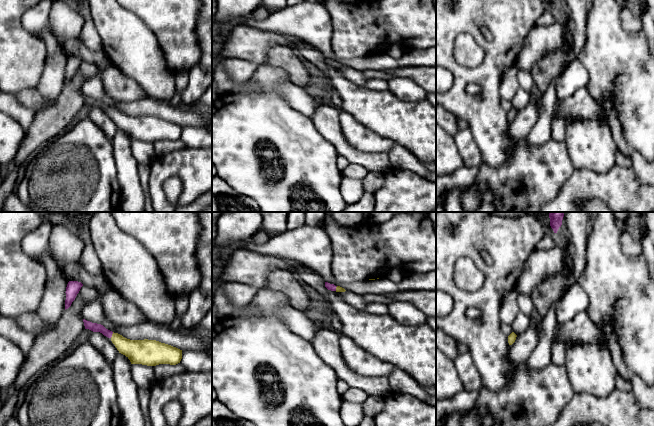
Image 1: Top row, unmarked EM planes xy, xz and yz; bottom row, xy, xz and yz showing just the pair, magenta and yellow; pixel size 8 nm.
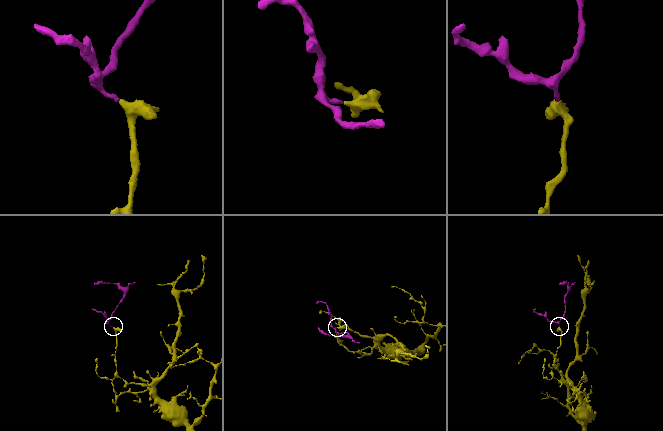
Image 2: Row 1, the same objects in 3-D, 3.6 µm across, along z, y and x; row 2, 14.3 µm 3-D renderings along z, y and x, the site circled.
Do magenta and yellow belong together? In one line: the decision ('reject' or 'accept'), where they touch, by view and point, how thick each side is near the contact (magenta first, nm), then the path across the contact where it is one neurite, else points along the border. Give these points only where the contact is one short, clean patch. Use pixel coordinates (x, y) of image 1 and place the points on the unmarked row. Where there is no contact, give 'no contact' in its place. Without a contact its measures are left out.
accept; contact xy (111, 111); calibres 70 and 190 nm; way xy (94, 103), (101, 104), (111, 111), (124, 122), (137, 127)

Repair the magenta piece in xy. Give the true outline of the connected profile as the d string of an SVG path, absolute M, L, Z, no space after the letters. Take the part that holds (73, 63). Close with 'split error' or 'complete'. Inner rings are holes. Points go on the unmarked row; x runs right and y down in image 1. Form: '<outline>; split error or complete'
M69 57L66 63L65 86L68 85L75 76L83 60L78 57Z; complete

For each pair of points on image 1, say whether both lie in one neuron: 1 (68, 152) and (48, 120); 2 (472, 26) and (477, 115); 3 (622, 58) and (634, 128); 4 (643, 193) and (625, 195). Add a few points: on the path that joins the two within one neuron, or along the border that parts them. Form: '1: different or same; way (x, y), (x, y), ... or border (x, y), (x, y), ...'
1: different; border (69, 127), (38, 149)
2: same; way (489, 48), (489, 93)
3: same; way (628, 75), (631, 78), (631, 111)
4: same; way (639, 195), (629, 195)

